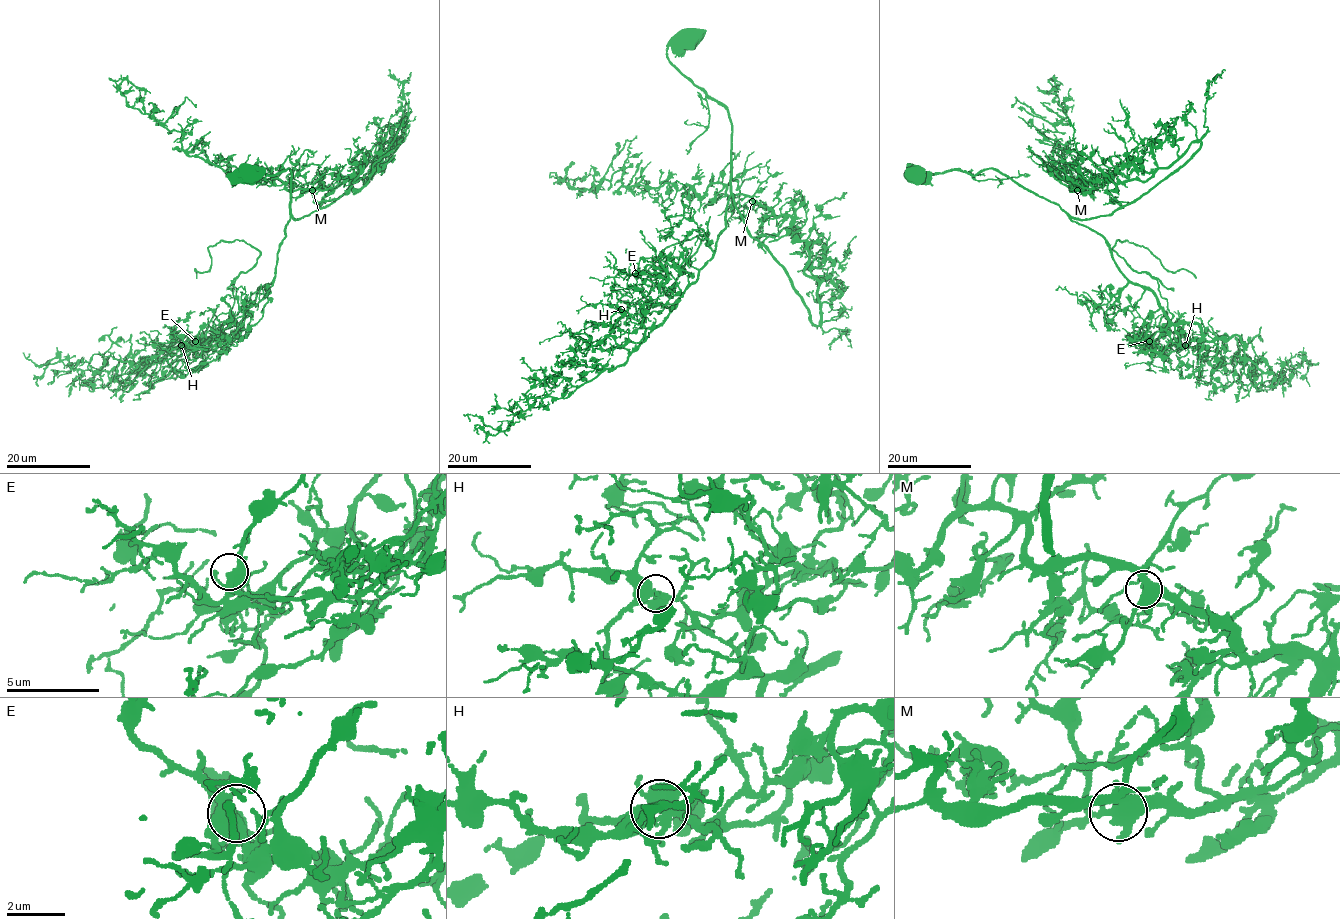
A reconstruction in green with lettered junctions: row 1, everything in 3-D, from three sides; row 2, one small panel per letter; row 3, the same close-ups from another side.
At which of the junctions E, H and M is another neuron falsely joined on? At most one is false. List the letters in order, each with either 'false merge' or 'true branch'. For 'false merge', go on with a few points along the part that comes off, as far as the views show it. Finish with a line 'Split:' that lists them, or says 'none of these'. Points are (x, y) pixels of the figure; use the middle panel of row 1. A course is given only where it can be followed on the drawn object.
E: true branch
H: true branch
M: true branch
Split: none of these

